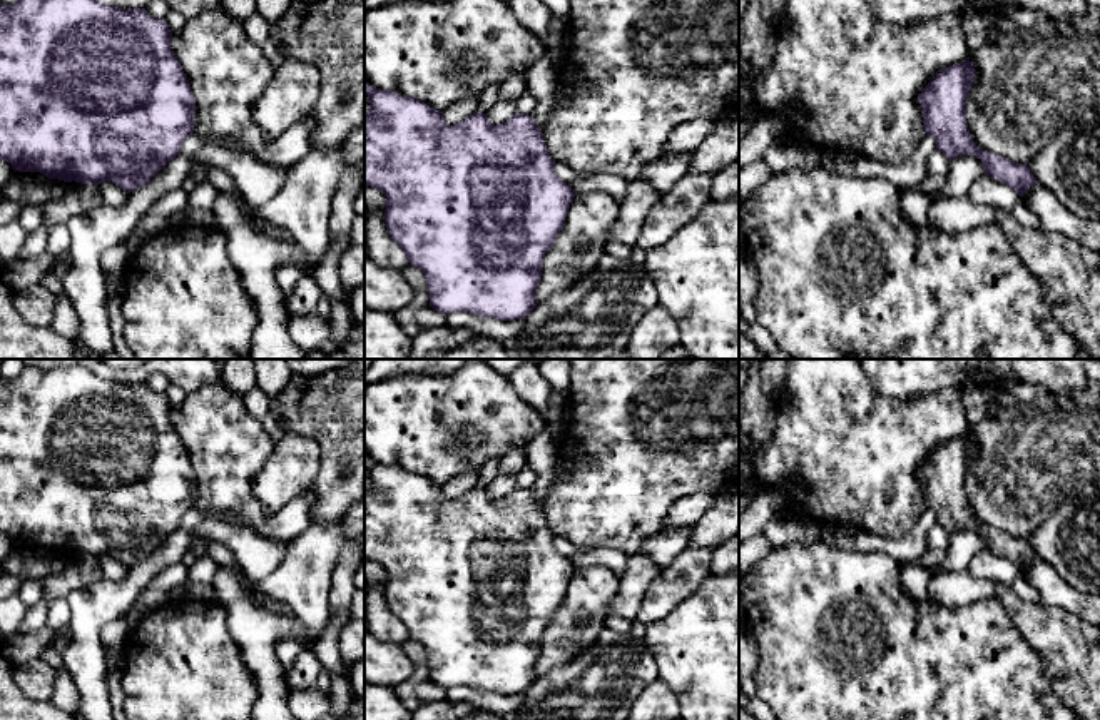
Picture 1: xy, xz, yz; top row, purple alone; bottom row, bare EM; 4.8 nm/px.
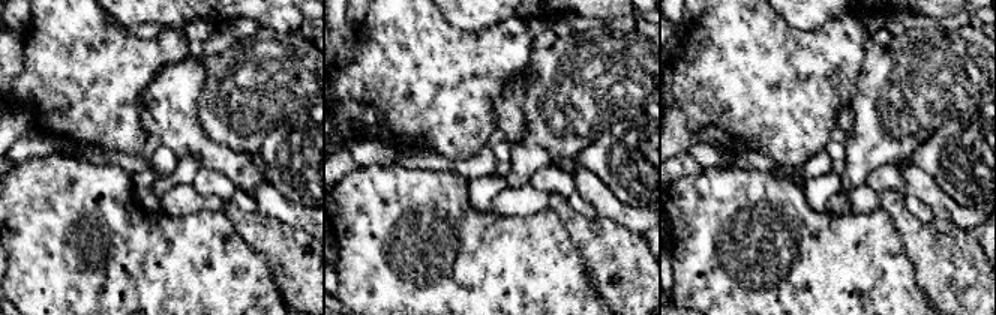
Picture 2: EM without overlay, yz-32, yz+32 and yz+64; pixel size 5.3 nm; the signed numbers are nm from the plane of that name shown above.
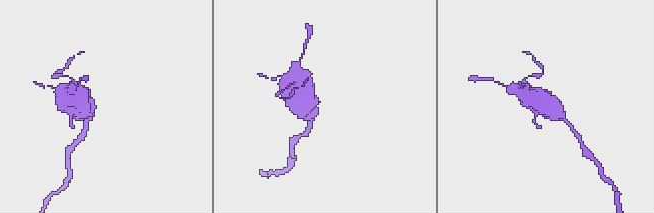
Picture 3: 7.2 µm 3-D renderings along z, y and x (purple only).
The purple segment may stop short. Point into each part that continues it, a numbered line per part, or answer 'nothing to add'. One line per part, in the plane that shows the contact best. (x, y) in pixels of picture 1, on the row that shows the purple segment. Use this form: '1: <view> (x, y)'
nothing to add

